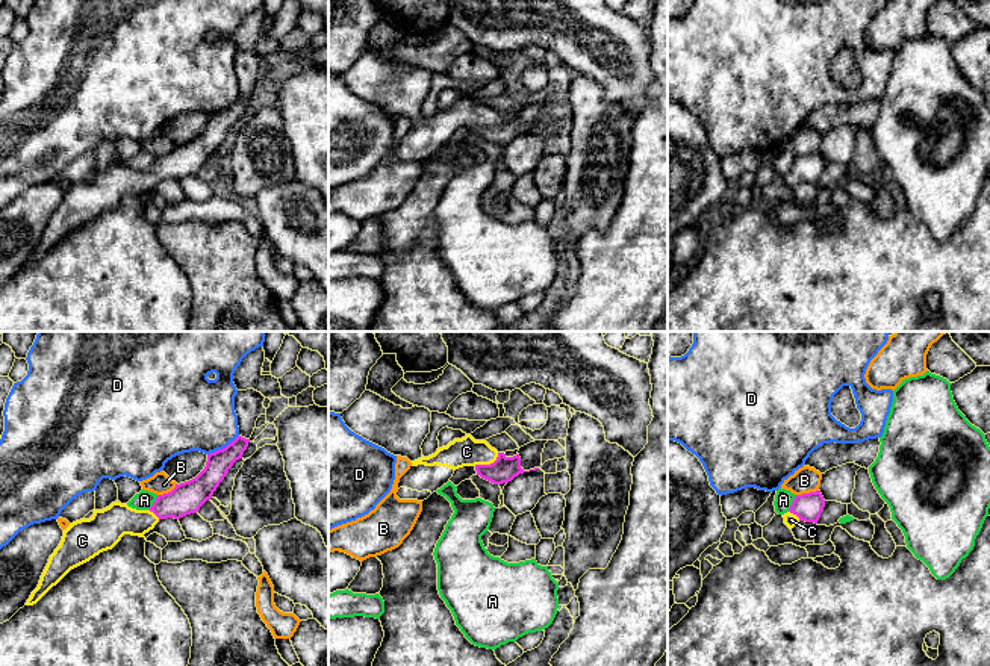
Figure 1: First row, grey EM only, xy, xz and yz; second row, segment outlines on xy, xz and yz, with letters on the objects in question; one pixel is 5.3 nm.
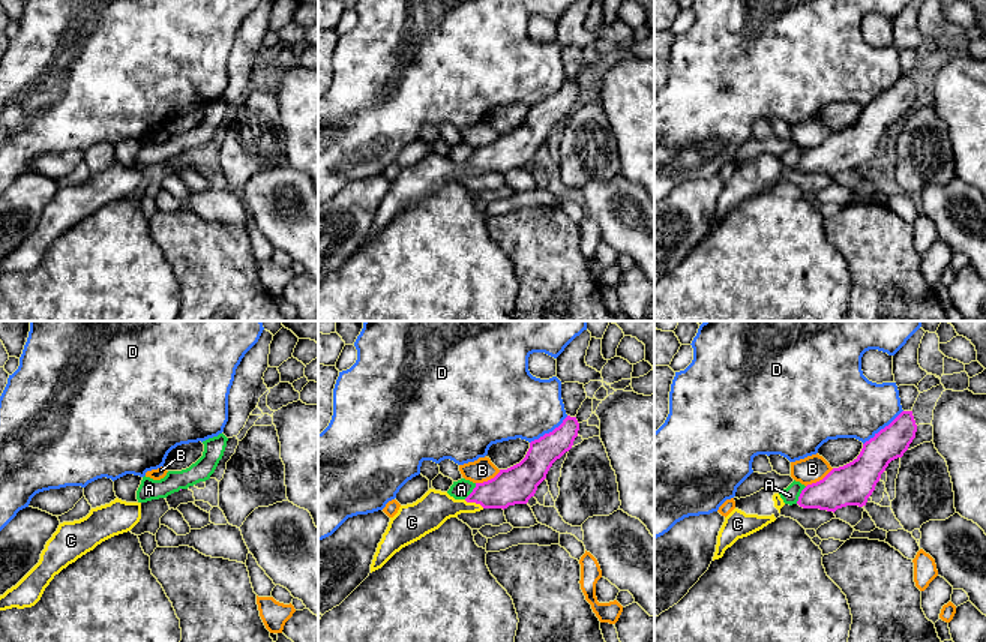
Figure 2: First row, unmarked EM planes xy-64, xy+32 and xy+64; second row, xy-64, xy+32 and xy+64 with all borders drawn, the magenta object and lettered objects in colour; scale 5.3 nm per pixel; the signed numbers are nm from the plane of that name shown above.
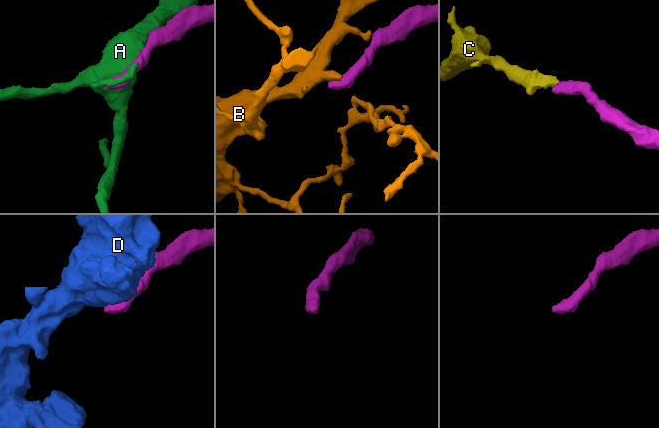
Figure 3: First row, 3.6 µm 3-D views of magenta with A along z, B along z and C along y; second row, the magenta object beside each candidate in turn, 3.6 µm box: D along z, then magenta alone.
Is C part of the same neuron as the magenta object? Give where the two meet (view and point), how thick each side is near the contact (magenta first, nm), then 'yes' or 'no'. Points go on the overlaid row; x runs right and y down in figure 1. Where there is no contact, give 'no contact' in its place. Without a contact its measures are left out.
meets magenta in xz at (488, 465); 140 nm thick on the magenta side, 160 nm on the other; yes

